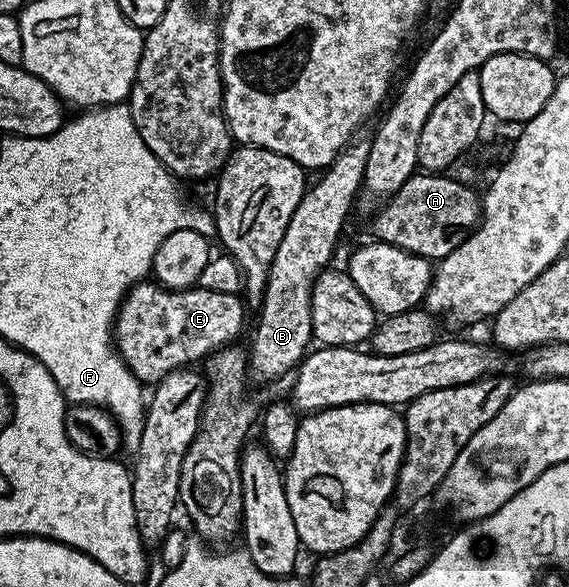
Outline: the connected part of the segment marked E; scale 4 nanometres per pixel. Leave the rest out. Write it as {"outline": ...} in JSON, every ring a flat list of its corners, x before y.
{"outline":[[140,282,133,284,123,298,113,325,113,343,115,351,125,362,125,366,144,385,154,386,164,380,170,372,194,365,194,360,202,361,220,348,228,347,243,332,242,299,233,293,218,293,216,290,198,286,172,290,164,288,158,282]]}

